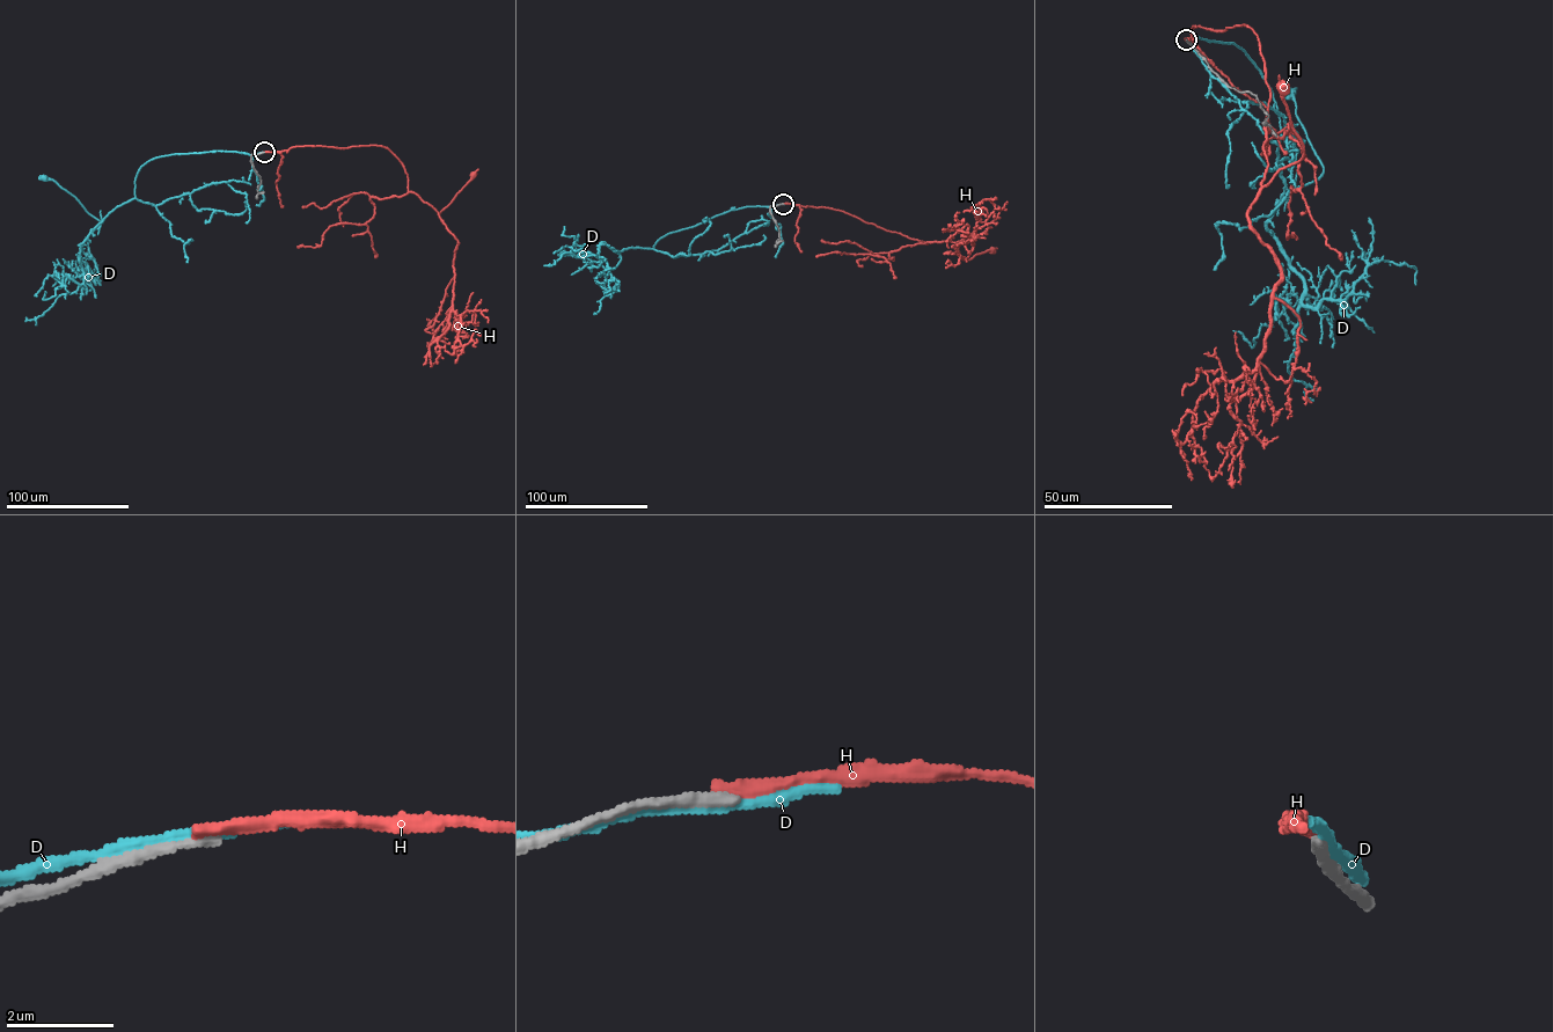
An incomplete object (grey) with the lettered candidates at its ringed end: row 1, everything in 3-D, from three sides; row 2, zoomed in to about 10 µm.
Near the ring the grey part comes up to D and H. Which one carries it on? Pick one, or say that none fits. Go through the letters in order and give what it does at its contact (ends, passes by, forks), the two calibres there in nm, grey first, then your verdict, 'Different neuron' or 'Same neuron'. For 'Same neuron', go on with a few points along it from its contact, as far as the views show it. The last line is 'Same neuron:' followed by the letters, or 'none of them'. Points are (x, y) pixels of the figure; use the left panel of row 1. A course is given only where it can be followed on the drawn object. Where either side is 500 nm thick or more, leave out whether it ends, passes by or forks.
D: It passes by. Thickness 180 nm (grey) against 240 nm. Different neuron
H: It ends there. Thickness 220 nm (grey) against 260 nm. Different neuron
Same neuron: none of them

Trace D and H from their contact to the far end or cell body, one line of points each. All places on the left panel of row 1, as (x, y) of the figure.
D: (262, 152), (212, 151), (152, 159), (136, 176), (134, 197), (117, 206), (93, 231), (102, 222), (44, 177)
H: (264, 152), (297, 146), (387, 147), (402, 165), (408, 190), (430, 205), (442, 222), (439, 213), (473, 175)

